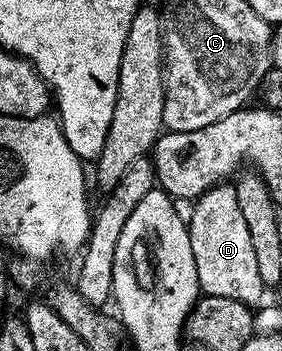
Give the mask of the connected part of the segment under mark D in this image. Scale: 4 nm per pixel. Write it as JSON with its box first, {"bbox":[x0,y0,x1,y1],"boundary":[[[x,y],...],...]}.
{"bbox":[187,185,265,305],"boundary":[[[216,185],[194,200],[195,208],[187,223],[189,241],[193,245],[193,261],[197,265],[197,281],[203,295],[213,297],[233,297],[255,305],[265,294],[261,273],[257,273],[257,260],[253,254],[253,244],[245,216],[237,205],[234,186]]]}

